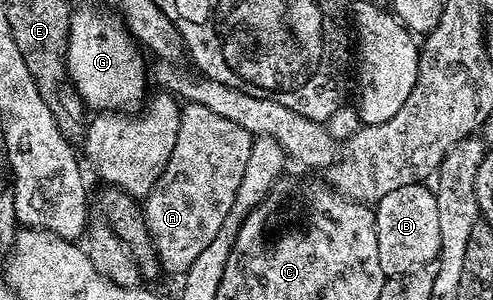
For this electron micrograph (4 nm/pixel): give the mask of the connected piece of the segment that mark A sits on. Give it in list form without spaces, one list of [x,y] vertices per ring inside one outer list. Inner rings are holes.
[[[185,103],[181,107],[178,142],[174,142],[174,150],[170,150],[170,162],[166,162],[166,170],[162,170],[158,182],[142,204],[146,226],[150,230],[161,269],[165,273],[185,273],[194,258],[214,240],[218,228],[222,226],[234,203],[238,186],[241,185],[253,139],[251,134],[242,130],[242,126],[238,126],[238,122],[230,122],[230,118],[222,118],[222,114],[206,110],[206,106]]]

